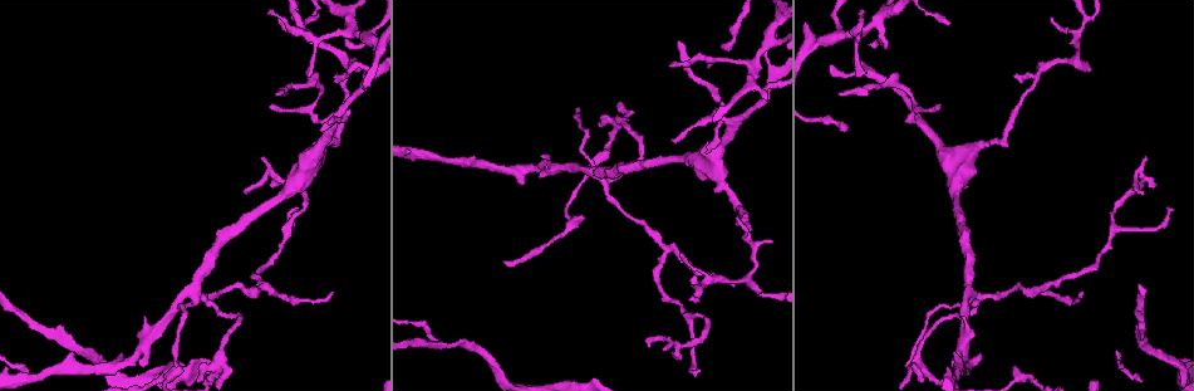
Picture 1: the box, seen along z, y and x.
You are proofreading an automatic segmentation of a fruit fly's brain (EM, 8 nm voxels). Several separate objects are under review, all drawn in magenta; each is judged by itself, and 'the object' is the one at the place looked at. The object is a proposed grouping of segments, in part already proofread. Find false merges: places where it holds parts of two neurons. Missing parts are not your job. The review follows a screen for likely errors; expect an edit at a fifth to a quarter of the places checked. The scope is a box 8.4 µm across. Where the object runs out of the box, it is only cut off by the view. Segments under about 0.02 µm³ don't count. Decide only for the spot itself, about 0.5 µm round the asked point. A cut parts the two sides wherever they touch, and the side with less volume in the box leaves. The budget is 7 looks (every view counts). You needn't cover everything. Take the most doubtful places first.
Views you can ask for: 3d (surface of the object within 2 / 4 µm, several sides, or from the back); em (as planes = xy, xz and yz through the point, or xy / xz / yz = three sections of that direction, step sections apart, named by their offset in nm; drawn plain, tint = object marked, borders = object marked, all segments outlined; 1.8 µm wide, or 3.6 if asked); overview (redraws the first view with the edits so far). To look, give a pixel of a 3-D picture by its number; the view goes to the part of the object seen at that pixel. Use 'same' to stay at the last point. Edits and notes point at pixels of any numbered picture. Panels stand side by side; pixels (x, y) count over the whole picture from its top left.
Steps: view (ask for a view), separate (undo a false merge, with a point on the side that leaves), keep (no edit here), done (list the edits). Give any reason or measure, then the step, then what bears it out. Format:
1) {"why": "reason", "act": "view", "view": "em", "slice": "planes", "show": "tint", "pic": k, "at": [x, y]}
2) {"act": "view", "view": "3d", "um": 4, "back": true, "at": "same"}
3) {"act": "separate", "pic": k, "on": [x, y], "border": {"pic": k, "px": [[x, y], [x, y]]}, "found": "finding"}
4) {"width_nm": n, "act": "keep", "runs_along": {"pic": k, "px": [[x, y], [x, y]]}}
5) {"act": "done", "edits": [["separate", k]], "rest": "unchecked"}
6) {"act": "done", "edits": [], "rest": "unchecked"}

{"act": "view", "view": "em", "slice": "planes", "show": "borders", "pic": 1, "at": [874, 19]}

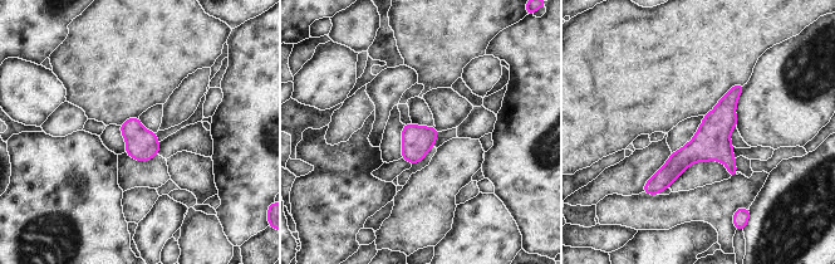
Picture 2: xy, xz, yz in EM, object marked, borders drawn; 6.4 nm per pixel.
{"act": "keep", "runs_along": {"pic": 2, "px": [[740, 87], [722, 120], [654, 190]]}, "found": "continuous, no second neuron"}

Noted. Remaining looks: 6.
{"why": "abrupt turn", "act": "view", "view": "3d", "um": 2, "pic": 1, "at": [1126, 199]}

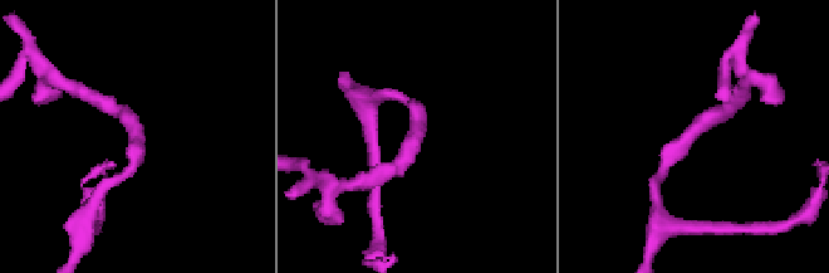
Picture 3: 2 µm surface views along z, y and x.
{"why": "shape alone is not enough", "act": "view", "view": "em", "um": 3.6, "slice": "xy", "step": 4, "show": "tint", "pic": 3, "at": [135, 135]}

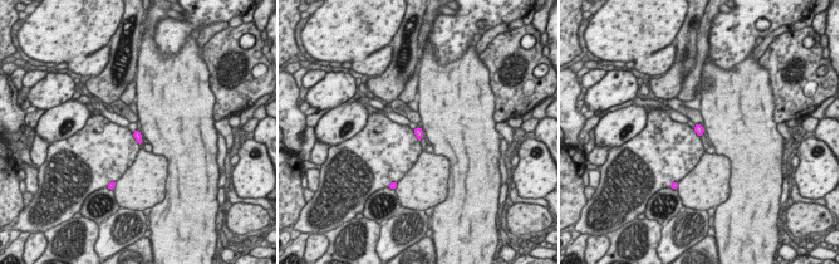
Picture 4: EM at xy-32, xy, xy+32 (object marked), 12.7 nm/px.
{"why": "cut it another way", "act": "view", "view": "em", "um": 3.6, "slice": "planes", "show": "tint", "at": "same"}

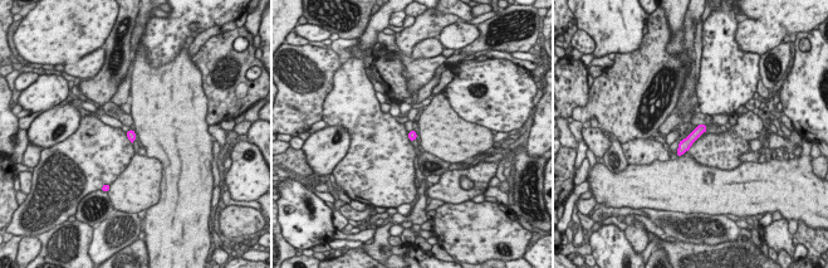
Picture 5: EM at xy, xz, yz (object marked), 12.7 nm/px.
{"act": "keep", "runs_along": {"pic": 5, "px": [[702, 127], [680, 151]]}, "found": "all the same neuron"}

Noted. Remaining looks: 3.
{"why": "abrupt turn", "act": "view", "view": "em", "slice": "planes", "show": "tint", "pic": 1, "at": [332, 51]}

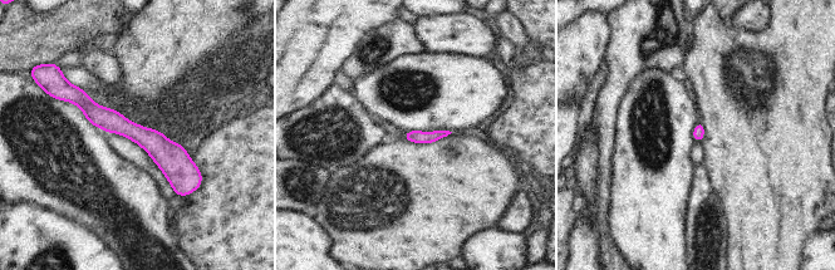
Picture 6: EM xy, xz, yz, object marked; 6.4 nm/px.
{"act": "keep", "found": "all the same neuron"}

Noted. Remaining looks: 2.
{"act": "done", "edits": [], "rest": "unchecked"}

